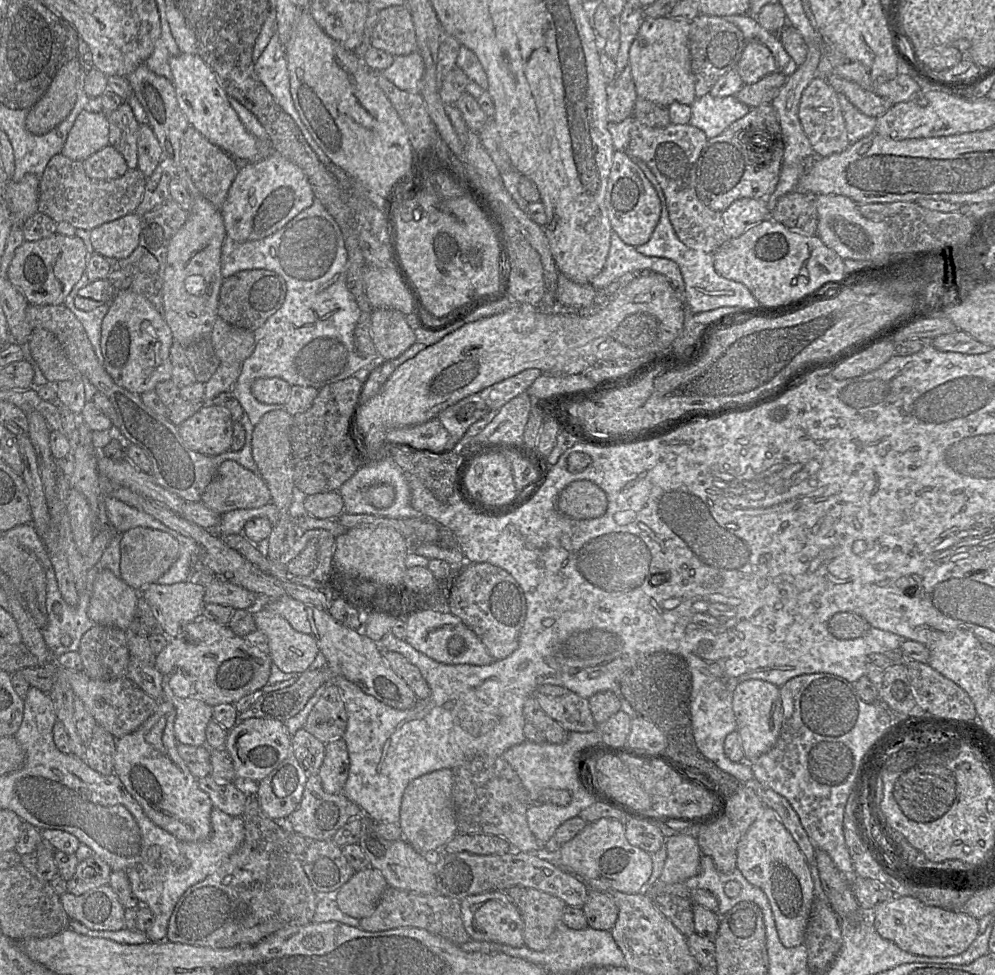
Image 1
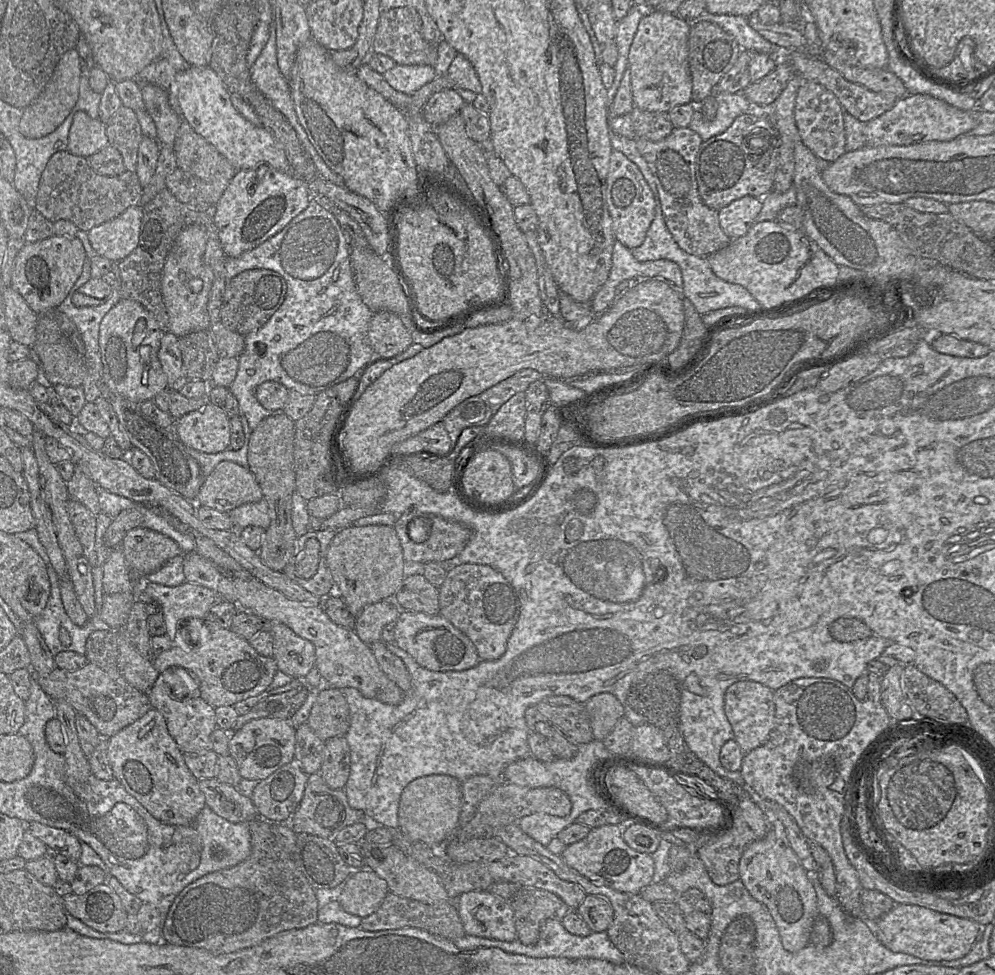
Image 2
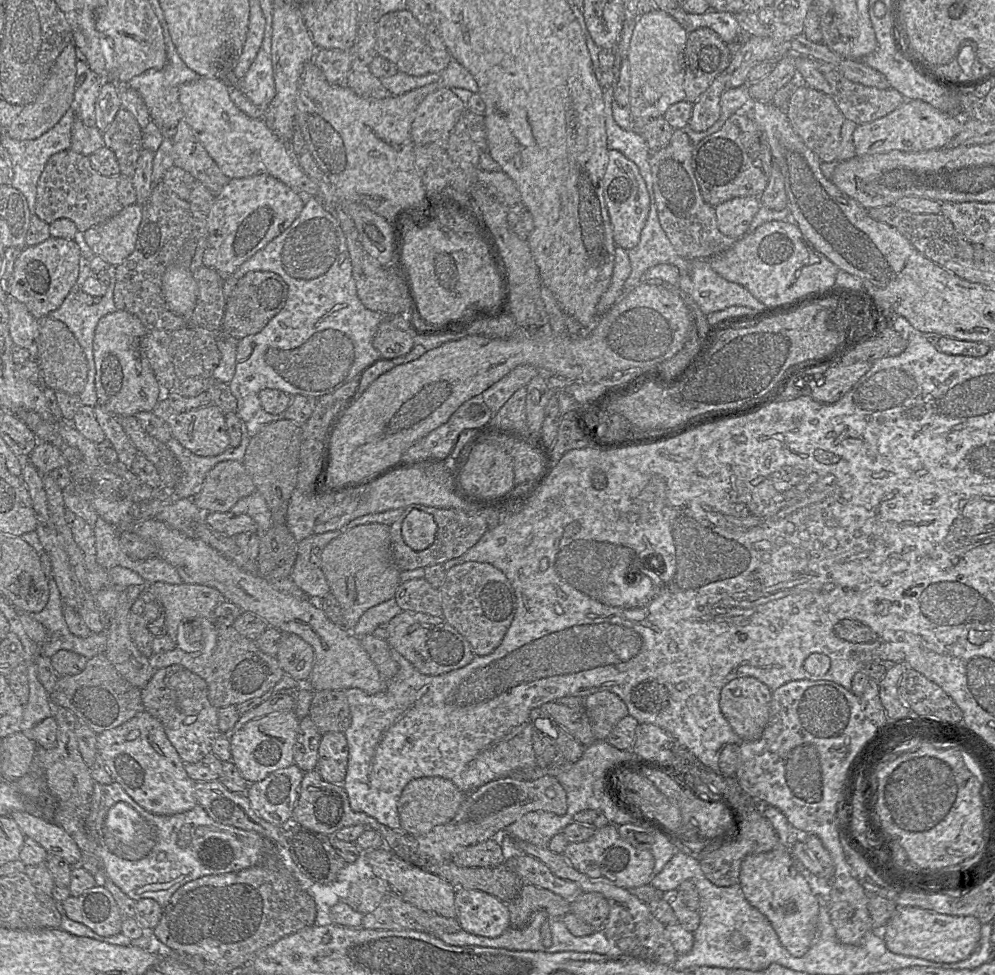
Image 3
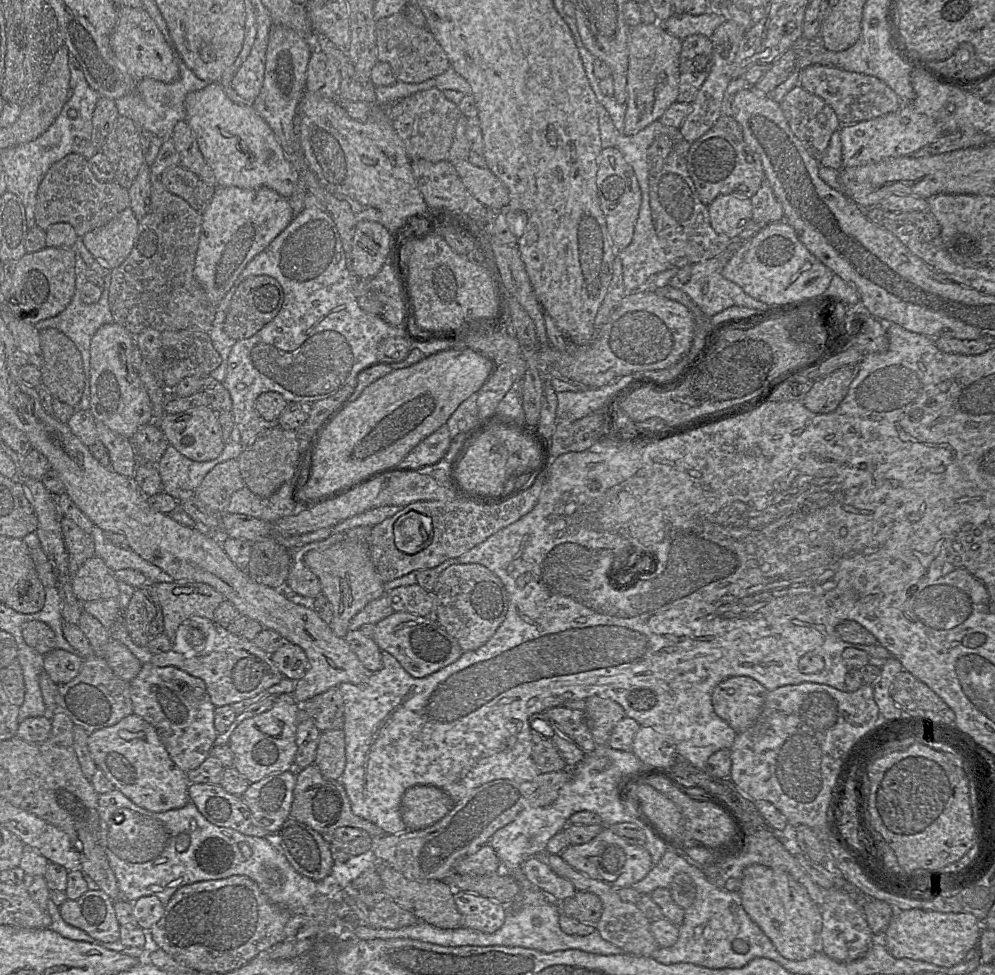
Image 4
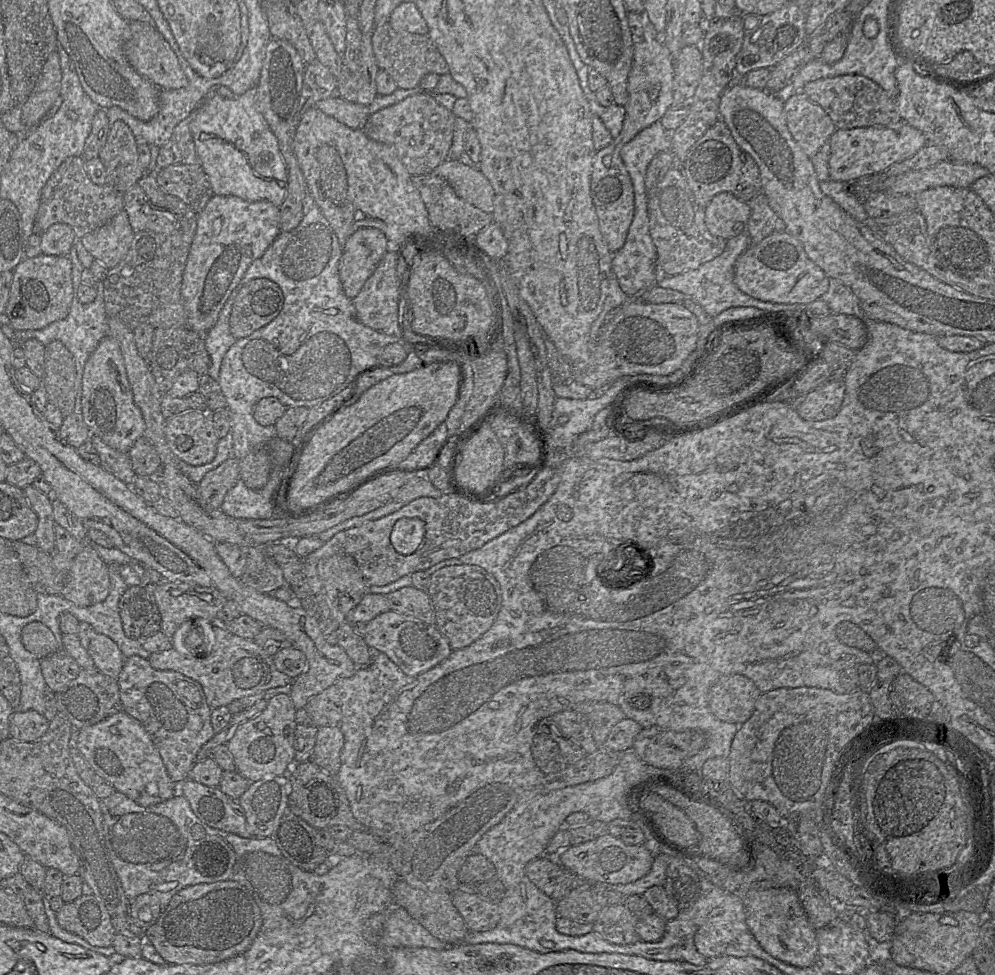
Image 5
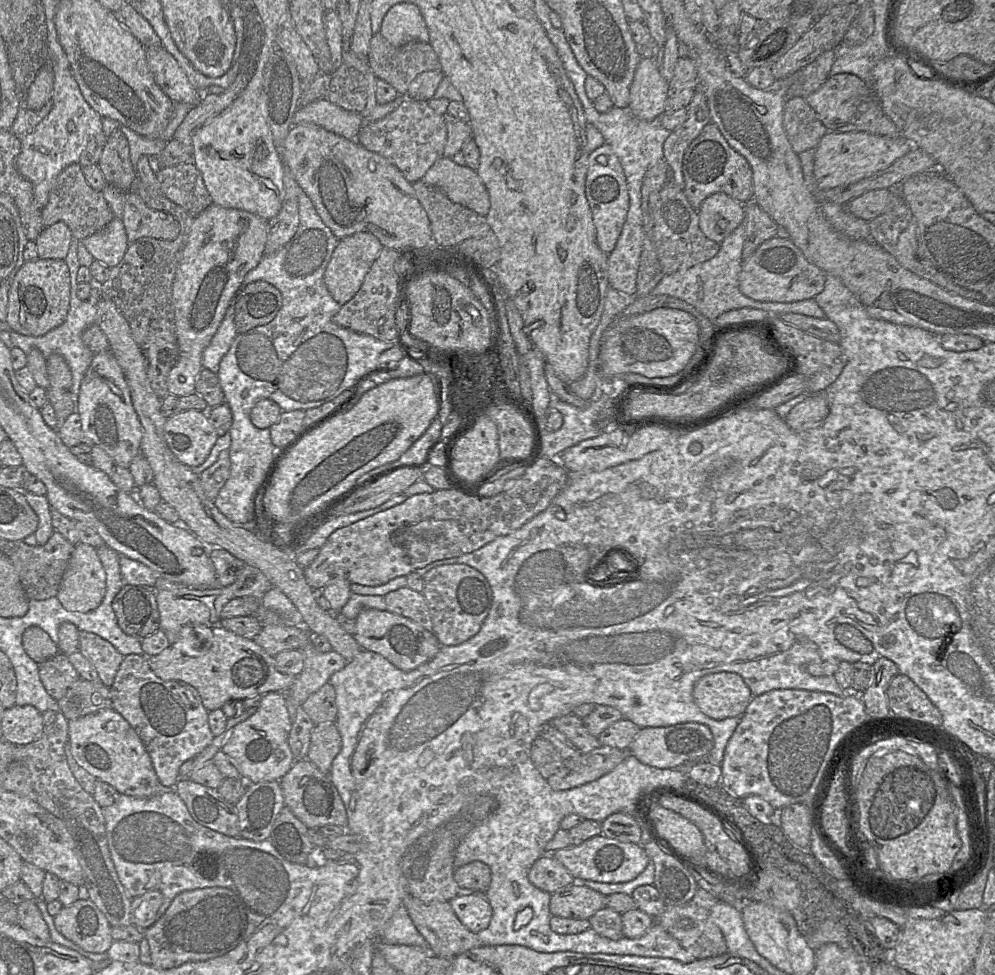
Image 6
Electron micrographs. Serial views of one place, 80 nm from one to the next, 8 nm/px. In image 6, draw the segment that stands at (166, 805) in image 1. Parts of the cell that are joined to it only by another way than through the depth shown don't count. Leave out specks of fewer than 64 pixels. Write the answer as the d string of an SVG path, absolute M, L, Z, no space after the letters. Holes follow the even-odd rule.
M102 709L70 720L68 742L75 761L95 778L111 785L119 794L149 798L171 789L161 785L144 743L130 724L113 709Z

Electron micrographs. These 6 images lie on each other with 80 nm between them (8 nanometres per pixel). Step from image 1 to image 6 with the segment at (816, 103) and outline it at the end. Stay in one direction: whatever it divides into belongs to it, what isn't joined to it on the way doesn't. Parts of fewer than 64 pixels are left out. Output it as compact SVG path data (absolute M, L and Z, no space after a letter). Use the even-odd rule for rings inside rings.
M802 96L787 98L783 119L788 140L797 154L815 149L828 132L817 113Z

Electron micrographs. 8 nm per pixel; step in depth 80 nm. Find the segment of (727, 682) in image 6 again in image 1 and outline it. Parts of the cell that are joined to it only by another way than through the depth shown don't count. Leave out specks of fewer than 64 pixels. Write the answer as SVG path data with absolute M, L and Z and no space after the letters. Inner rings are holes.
M760 679L745 680L739 683L734 690L732 708L744 761L750 763L770 750L779 736L783 718L780 689Z

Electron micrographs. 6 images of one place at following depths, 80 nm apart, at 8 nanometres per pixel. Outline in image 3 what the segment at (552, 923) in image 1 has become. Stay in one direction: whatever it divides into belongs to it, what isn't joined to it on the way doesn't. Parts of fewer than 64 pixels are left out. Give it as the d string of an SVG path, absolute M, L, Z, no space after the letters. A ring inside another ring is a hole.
M523 883L519 894L507 903L510 926L525 927L537 911L546 911L549 916L562 918L570 911L570 903L552 891Z

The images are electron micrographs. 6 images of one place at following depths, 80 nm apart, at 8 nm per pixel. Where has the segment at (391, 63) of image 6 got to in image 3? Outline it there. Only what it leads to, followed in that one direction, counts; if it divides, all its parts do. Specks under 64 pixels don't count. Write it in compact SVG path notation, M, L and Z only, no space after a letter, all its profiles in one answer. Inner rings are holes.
M407 8L379 18L375 49L378 56L394 63L398 71L412 76L441 73L452 59L437 32L421 25Z

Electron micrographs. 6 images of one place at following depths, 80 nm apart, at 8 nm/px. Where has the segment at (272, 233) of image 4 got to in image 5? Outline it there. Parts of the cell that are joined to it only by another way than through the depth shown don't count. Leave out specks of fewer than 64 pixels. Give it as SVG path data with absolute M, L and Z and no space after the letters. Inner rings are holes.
M232 195L212 196L204 209L198 213L195 236L183 272L181 296L187 312L187 326L206 334L215 325L221 309L247 268L264 254L279 233L279 207L271 202L250 202Z

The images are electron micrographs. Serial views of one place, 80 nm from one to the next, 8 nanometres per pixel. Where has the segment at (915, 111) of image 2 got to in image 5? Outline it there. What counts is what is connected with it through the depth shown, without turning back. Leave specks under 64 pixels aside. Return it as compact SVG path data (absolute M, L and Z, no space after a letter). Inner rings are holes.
M902 122L896 126L871 126L836 129L829 139L829 178L835 182L851 183L859 178L877 174L902 161L927 144L924 134Z

